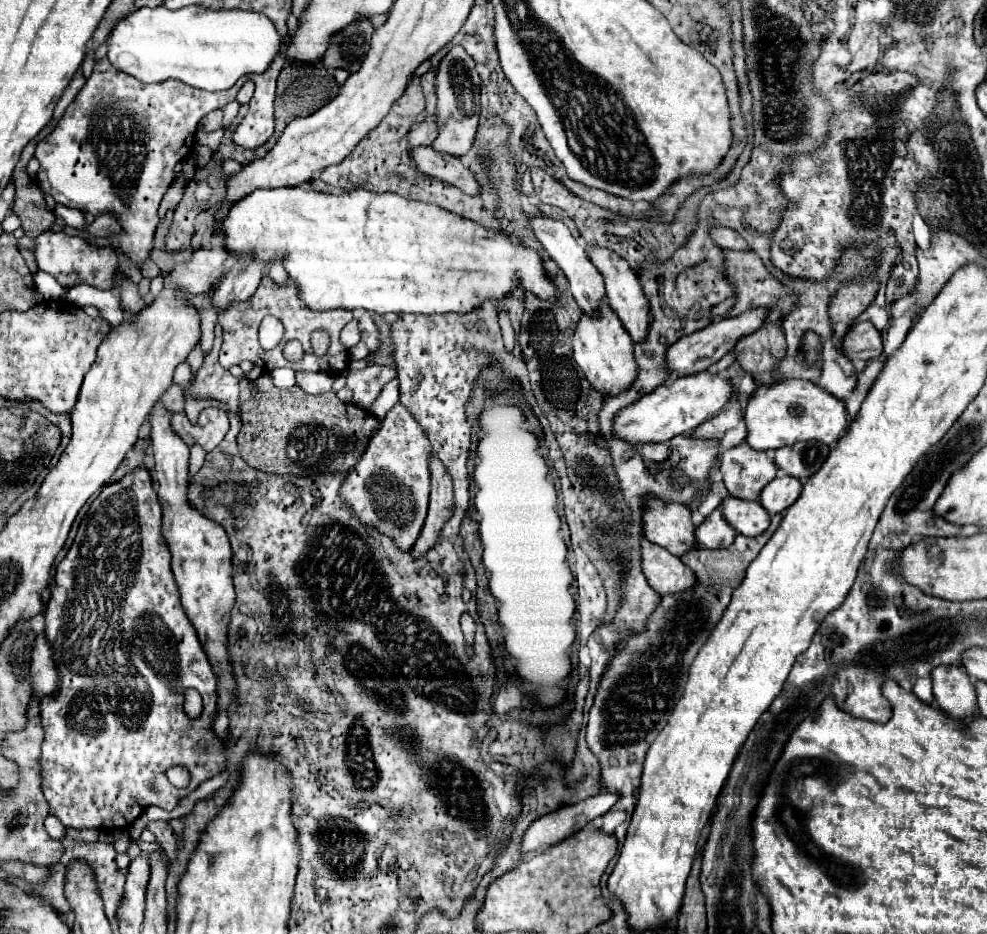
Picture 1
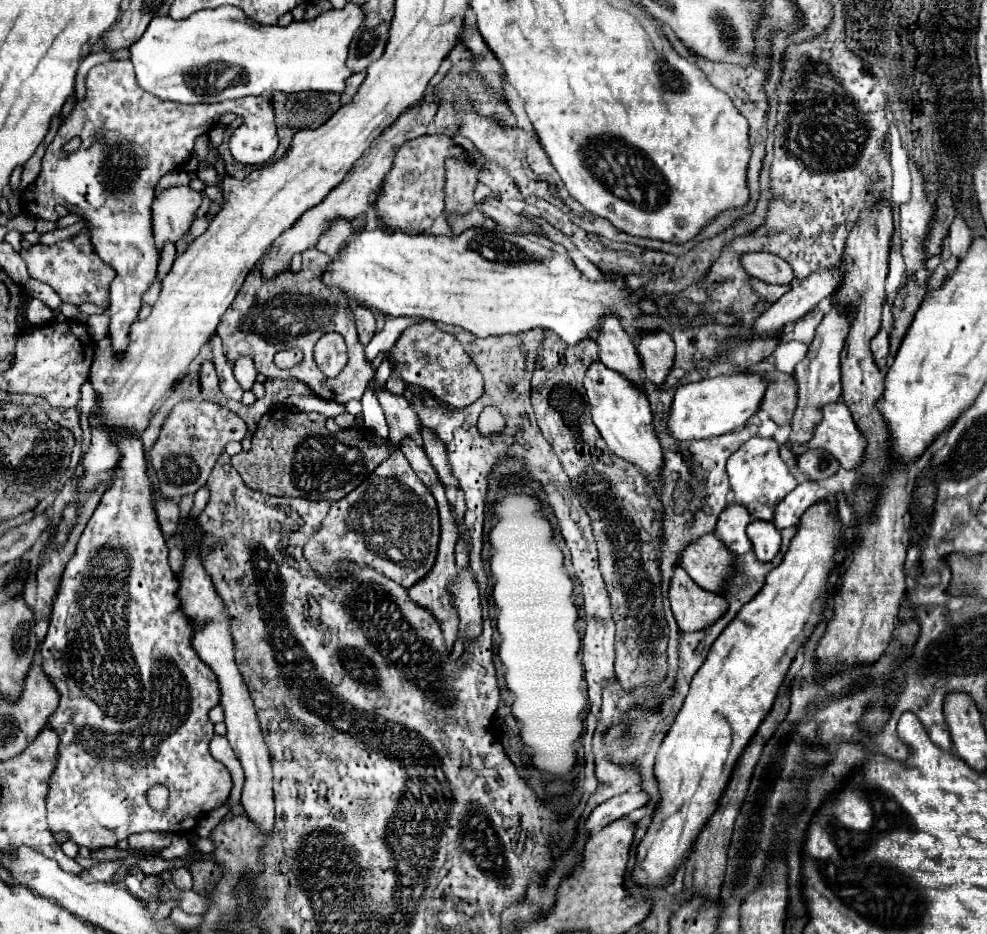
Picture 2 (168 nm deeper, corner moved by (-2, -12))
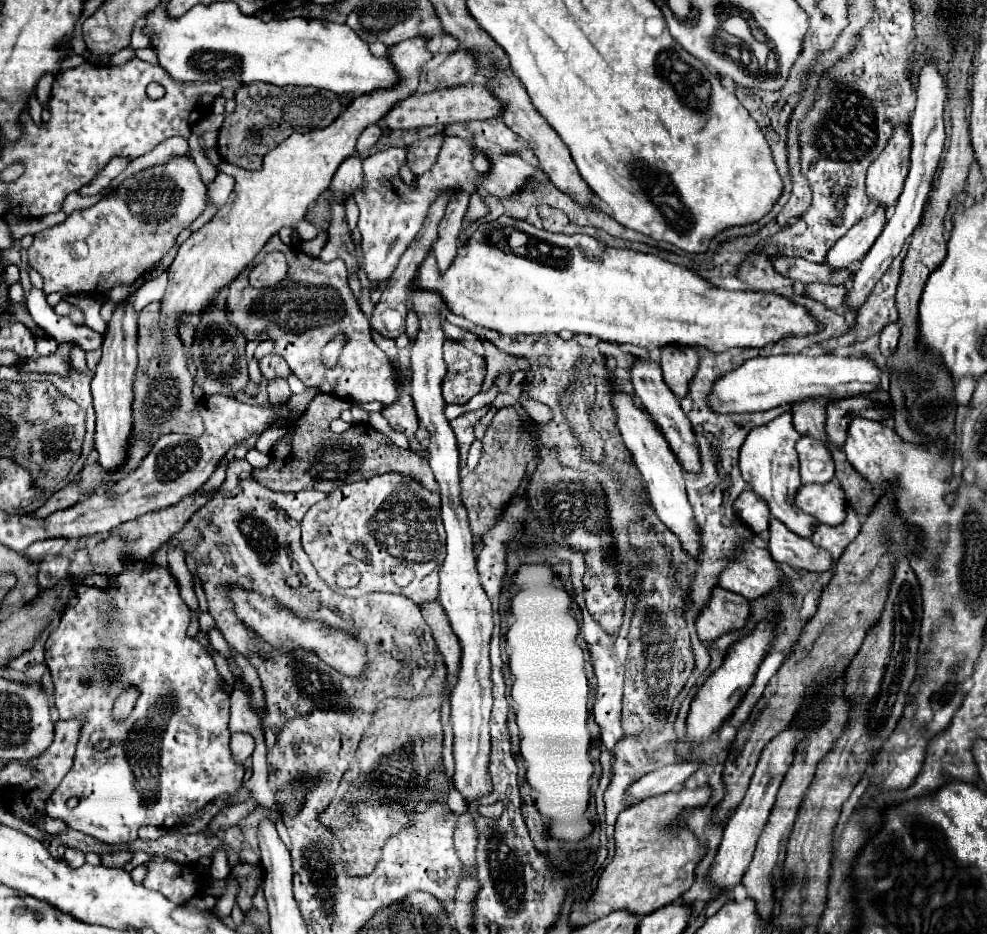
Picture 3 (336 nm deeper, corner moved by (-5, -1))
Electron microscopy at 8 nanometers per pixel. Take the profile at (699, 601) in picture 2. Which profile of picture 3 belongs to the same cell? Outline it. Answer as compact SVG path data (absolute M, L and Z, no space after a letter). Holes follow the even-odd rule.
M716 587L710 603L700 613L696 629L702 641L716 641L724 633L742 629L750 615L750 601L742 595Z

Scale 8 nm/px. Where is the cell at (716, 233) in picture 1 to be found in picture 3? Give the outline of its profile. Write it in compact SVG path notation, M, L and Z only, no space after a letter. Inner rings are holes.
M776 257L774 267L778 273L800 283L828 283L828 285L848 285L850 273L854 269L842 269L842 273L830 273L830 267L820 263L810 263L800 257Z

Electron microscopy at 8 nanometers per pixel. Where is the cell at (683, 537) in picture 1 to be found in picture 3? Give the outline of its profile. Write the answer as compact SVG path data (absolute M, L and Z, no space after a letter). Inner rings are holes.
M750 543L748 549L720 575L720 587L738 593L750 601L782 589L784 581L786 577L782 569L774 563L770 551Z

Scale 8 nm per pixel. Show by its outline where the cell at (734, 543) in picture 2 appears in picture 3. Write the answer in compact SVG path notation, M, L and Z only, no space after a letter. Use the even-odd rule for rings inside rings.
M746 489L734 503L734 511L738 517L758 535L768 531L770 527L770 509L766 501L762 501L752 489Z

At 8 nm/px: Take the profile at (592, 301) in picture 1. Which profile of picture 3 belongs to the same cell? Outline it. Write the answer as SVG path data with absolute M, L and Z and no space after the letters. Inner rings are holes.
M636 359L634 367L632 367L632 383L636 389L636 397L640 401L640 405L648 411L648 415L652 417L652 421L656 423L656 427L660 429L660 433L664 433L664 439L668 441L670 449L674 451L674 455L678 457L678 461L682 463L684 471L690 473L700 473L702 471L702 463L700 463L700 453L698 453L698 441L694 437L694 429L688 421L688 417L684 415L680 401L676 399L676 395L666 387L662 371L656 363L646 361L646 359Z

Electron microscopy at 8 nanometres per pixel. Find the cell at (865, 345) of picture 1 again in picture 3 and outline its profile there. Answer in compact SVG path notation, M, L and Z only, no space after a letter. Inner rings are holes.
M890 323L882 329L882 333L880 333L880 351L882 351L884 357L890 357L896 351L898 339L900 339L900 325L898 323Z

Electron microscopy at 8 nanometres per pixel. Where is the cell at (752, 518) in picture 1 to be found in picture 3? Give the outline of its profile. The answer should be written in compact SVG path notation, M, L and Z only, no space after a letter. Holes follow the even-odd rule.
M774 517L770 519L770 553L778 563L812 573L830 571L834 563L826 549L814 545L810 539L798 537Z

